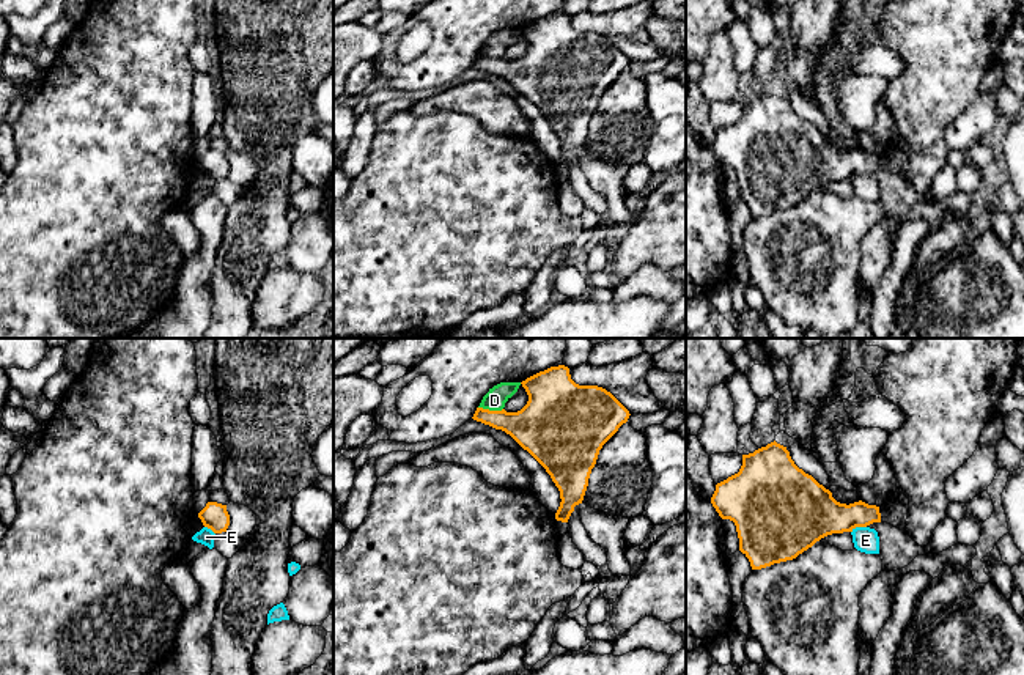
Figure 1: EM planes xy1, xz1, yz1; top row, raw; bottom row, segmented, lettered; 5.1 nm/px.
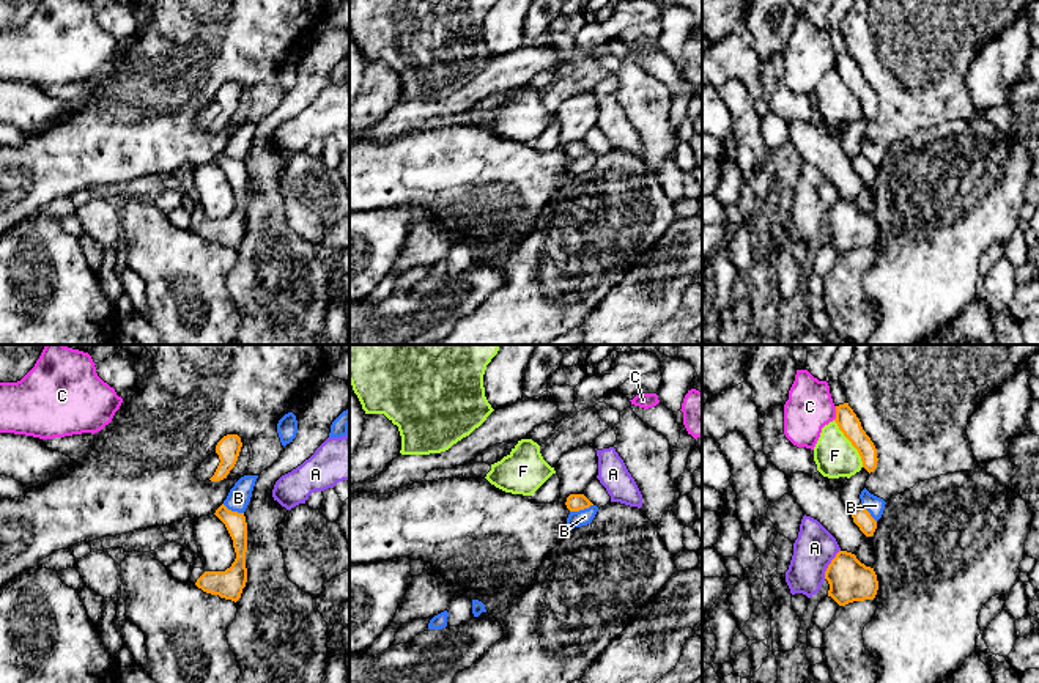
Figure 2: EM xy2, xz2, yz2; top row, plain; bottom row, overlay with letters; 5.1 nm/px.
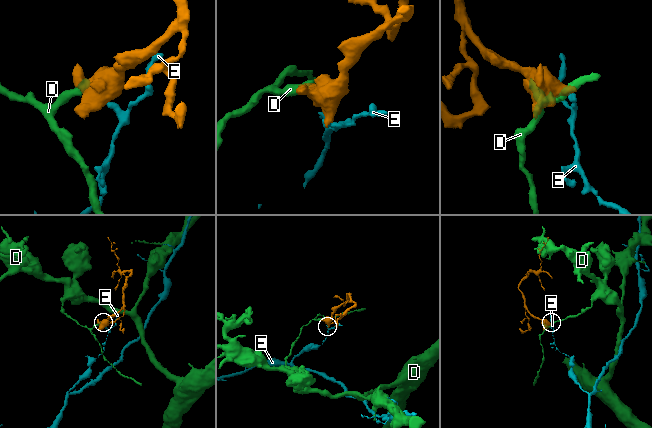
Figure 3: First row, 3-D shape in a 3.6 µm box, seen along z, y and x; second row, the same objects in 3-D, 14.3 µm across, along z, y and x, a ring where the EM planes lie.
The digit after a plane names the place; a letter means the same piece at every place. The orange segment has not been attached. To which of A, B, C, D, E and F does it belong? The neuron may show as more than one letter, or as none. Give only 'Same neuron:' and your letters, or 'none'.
Same neuron: none

